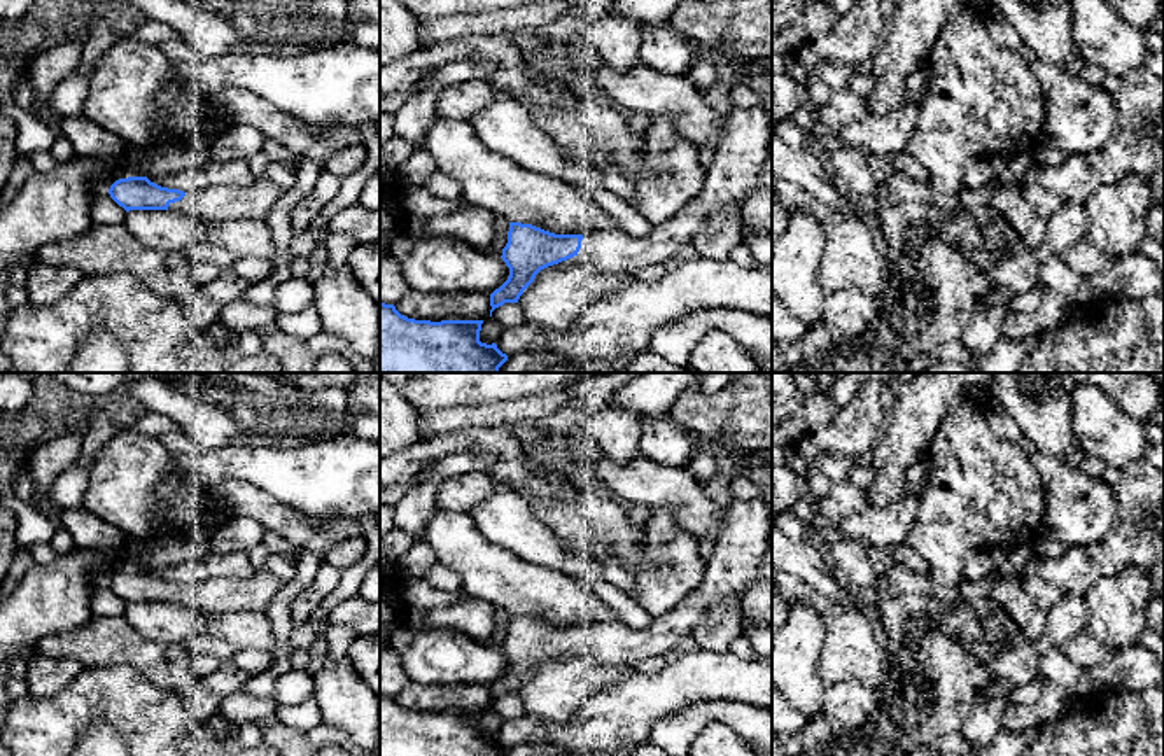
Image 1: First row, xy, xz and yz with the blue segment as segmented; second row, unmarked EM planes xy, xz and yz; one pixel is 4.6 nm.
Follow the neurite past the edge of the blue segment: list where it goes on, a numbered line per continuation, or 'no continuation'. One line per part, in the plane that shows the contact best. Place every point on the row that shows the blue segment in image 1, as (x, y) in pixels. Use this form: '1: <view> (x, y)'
1: xz (743, 147)

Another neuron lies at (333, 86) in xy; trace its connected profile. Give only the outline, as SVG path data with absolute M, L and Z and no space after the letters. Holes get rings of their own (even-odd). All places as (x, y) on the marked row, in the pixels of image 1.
M350 38L287 58L179 61L175 74L161 89L161 138L151 147L215 138L221 130L207 114L207 100L229 88L256 93L317 136L334 126L359 128L380 121L380 52Z

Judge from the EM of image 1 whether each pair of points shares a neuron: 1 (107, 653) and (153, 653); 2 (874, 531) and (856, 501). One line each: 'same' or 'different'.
1: same
2: different

